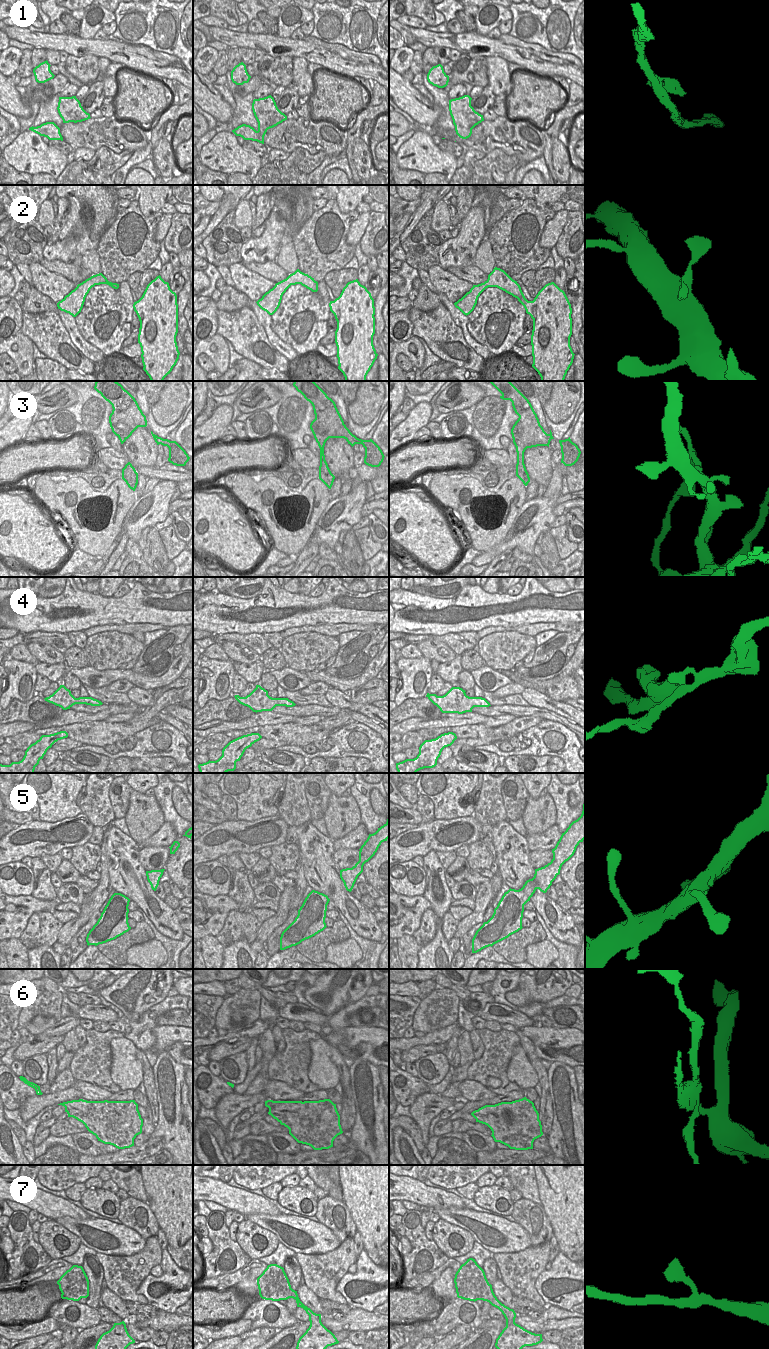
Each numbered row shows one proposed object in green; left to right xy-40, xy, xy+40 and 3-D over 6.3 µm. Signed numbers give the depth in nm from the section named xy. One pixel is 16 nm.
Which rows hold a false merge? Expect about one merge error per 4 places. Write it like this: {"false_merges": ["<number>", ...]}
{"false_merges": ["3", "6"]}

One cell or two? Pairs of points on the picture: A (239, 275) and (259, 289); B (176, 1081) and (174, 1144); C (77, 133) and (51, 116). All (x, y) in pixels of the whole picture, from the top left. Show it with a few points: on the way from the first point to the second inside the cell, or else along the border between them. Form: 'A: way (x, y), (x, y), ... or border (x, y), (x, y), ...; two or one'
A: way (244, 279), (254, 285); one
B: way (176, 1097), (176, 1128); one
C: border (63, 123), (59, 127); two

